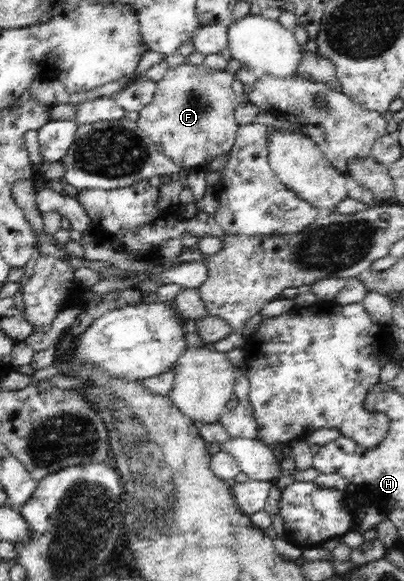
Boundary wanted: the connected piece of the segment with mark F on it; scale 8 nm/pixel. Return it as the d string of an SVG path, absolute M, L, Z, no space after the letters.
M184 62L176 67L169 67L164 79L156 82L157 89L153 101L140 111L137 120L140 131L148 135L158 151L170 157L171 162L183 169L207 168L214 159L228 156L241 127L235 119L236 107L241 102L239 95L234 92L234 81L234 74L226 70L212 71L204 64L191 65Z

